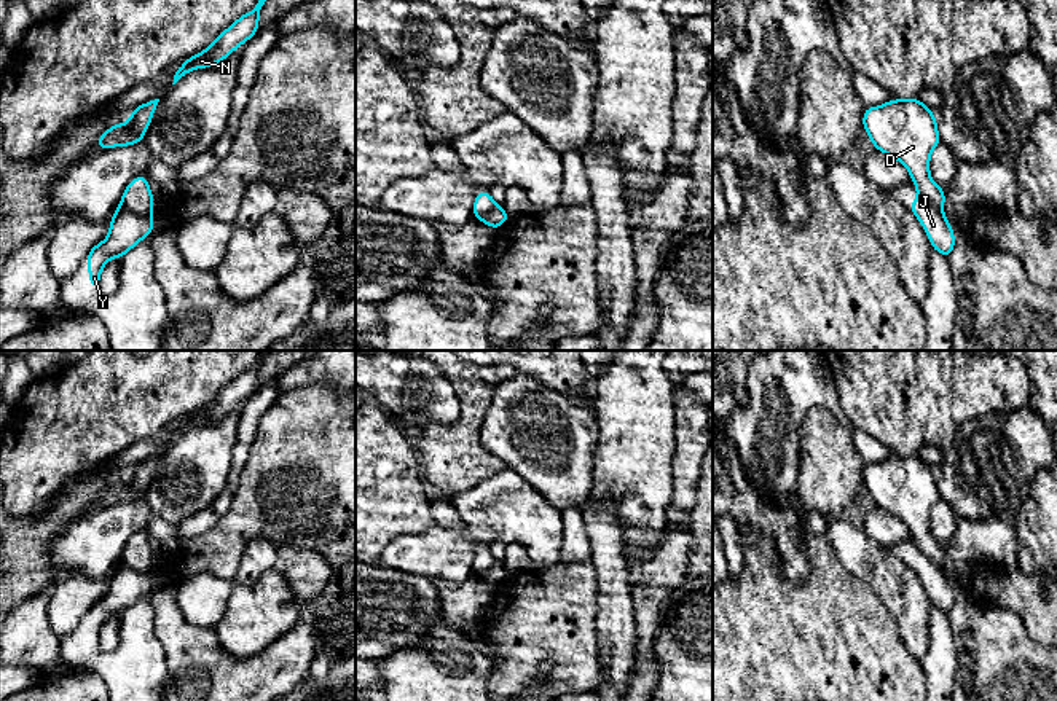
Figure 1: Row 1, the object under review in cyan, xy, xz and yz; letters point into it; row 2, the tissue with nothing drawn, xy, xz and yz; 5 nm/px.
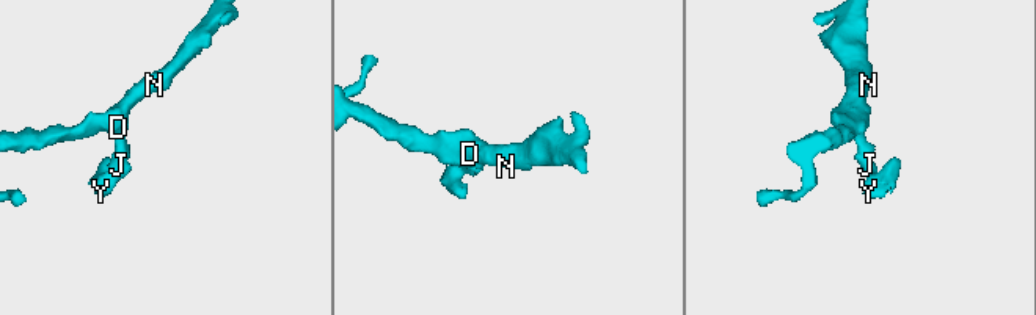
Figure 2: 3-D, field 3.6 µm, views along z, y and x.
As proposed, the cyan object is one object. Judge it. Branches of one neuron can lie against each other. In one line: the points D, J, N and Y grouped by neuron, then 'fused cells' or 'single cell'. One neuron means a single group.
D N / J Y | fused cells

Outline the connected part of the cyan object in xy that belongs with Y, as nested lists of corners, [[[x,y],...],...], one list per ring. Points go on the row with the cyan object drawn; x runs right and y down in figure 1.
[[[120,204],[112,213],[108,237],[92,245],[84,258],[91,284],[99,287],[105,263],[110,258],[121,261],[123,255],[134,249],[143,237],[151,236],[153,229],[155,223],[150,215],[136,213],[124,204]]]

